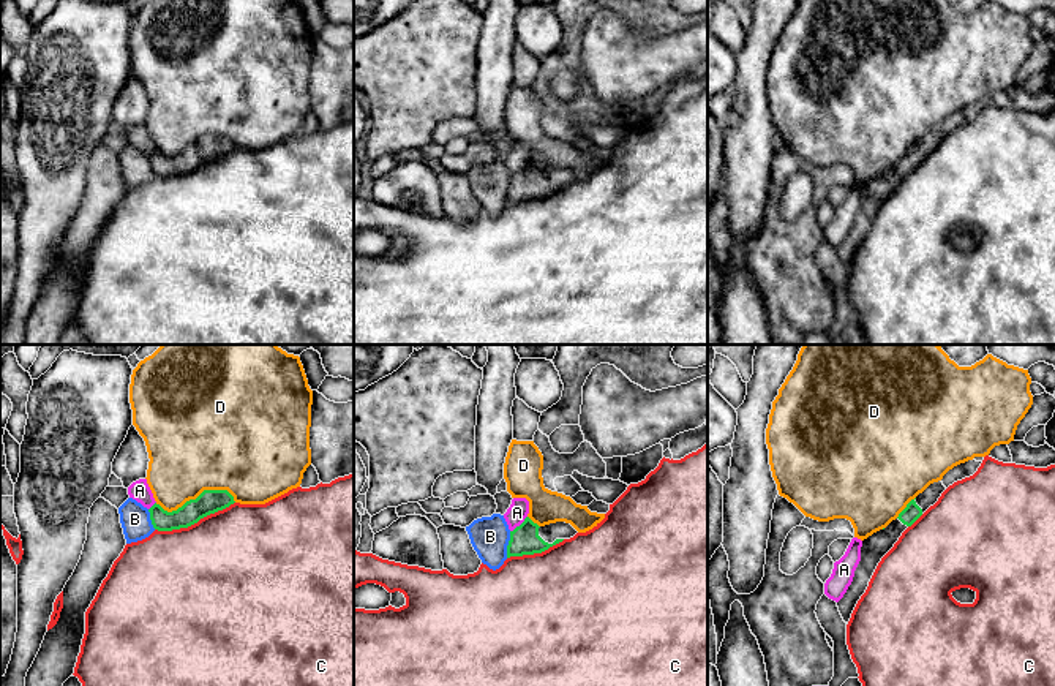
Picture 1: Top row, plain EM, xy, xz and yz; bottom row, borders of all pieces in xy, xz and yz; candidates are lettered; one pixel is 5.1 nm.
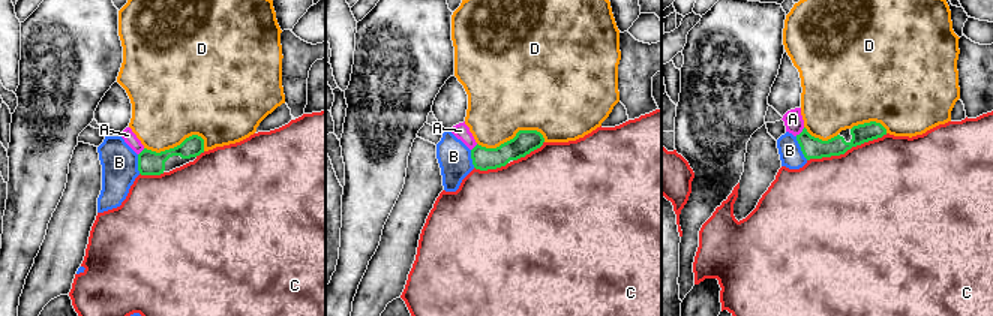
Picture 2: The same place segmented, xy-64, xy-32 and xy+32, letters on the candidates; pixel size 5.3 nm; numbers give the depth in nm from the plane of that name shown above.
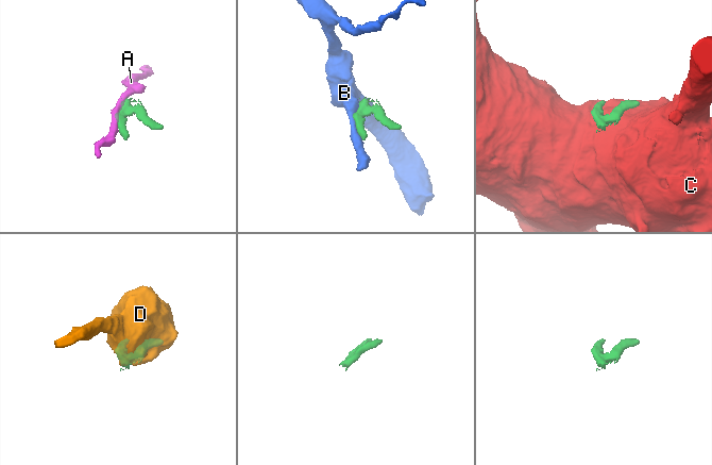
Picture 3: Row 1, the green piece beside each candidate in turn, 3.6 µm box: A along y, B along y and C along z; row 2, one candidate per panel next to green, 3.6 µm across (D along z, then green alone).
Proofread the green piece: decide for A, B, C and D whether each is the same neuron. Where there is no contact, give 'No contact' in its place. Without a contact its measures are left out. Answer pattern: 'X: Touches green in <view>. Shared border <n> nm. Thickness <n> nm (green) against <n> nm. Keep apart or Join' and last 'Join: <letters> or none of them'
A: Touches green in xz. Shared border 120 nm. Thickness 150 nm (green) against 100 nm. Keep apart
B: Touches green in xz. Shared border 140 nm. Thickness 150 nm (green) against 200 nm. Keep apart
C: Touches green in xy. Shared border 440 nm. Thickness 120 nm (green) against 480 nm. Keep apart
D: Touches green in xy. Shared border 420 nm. Thickness 120 nm (green) against 440 nm. Keep apart
Join: none of them

